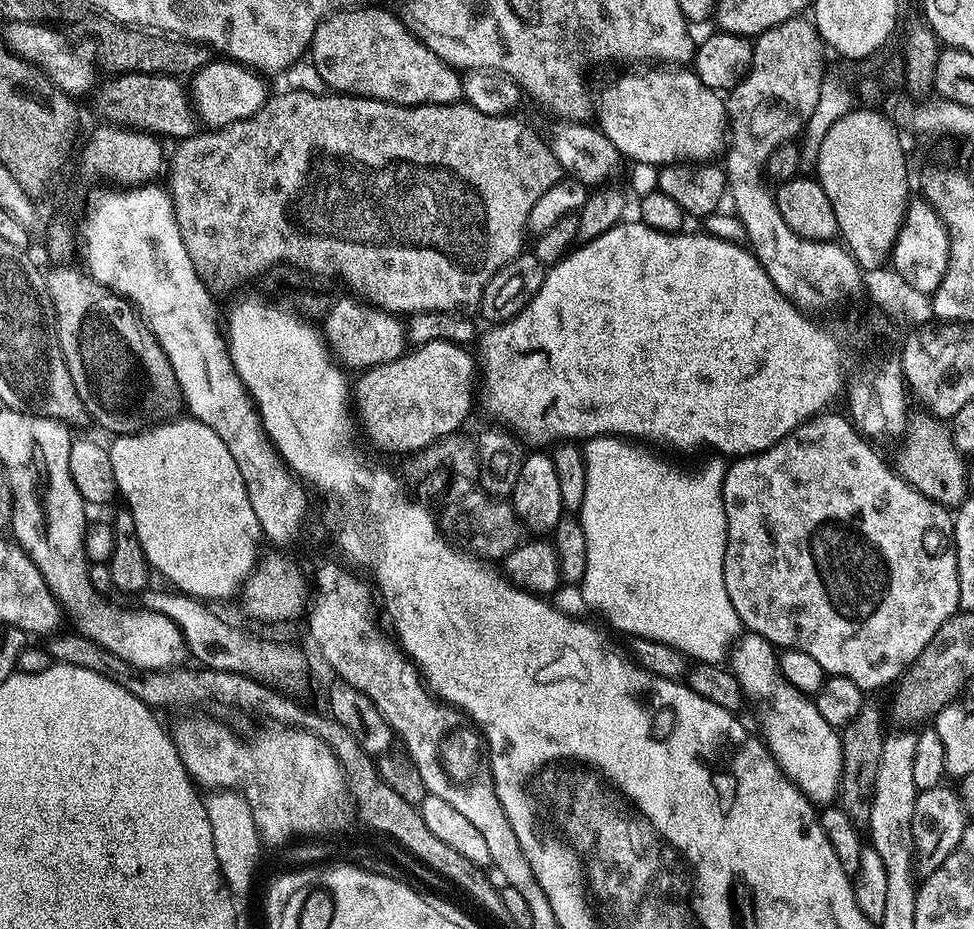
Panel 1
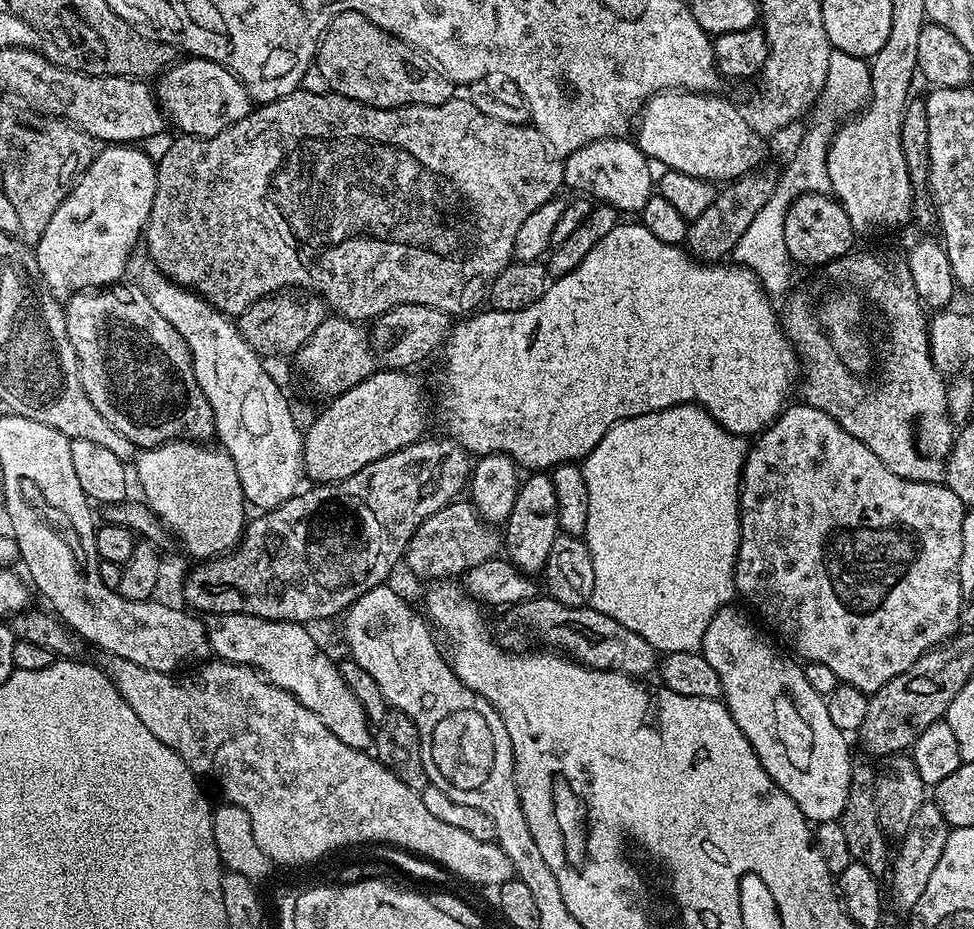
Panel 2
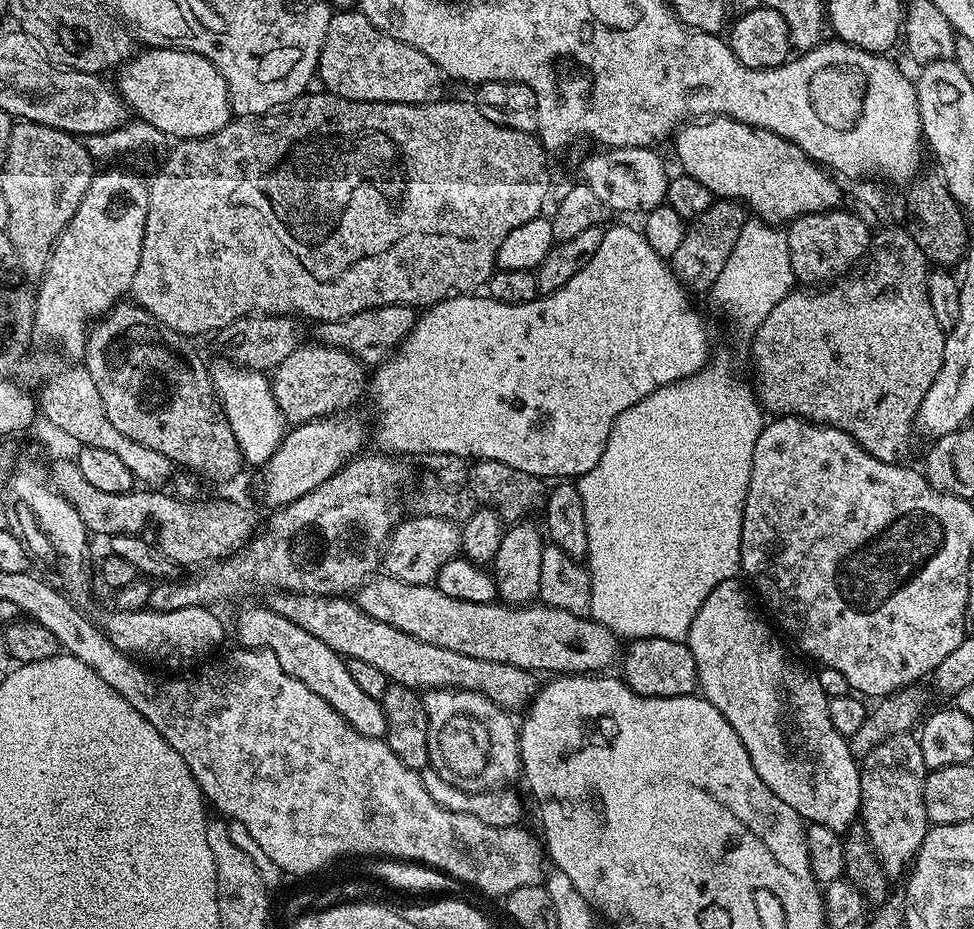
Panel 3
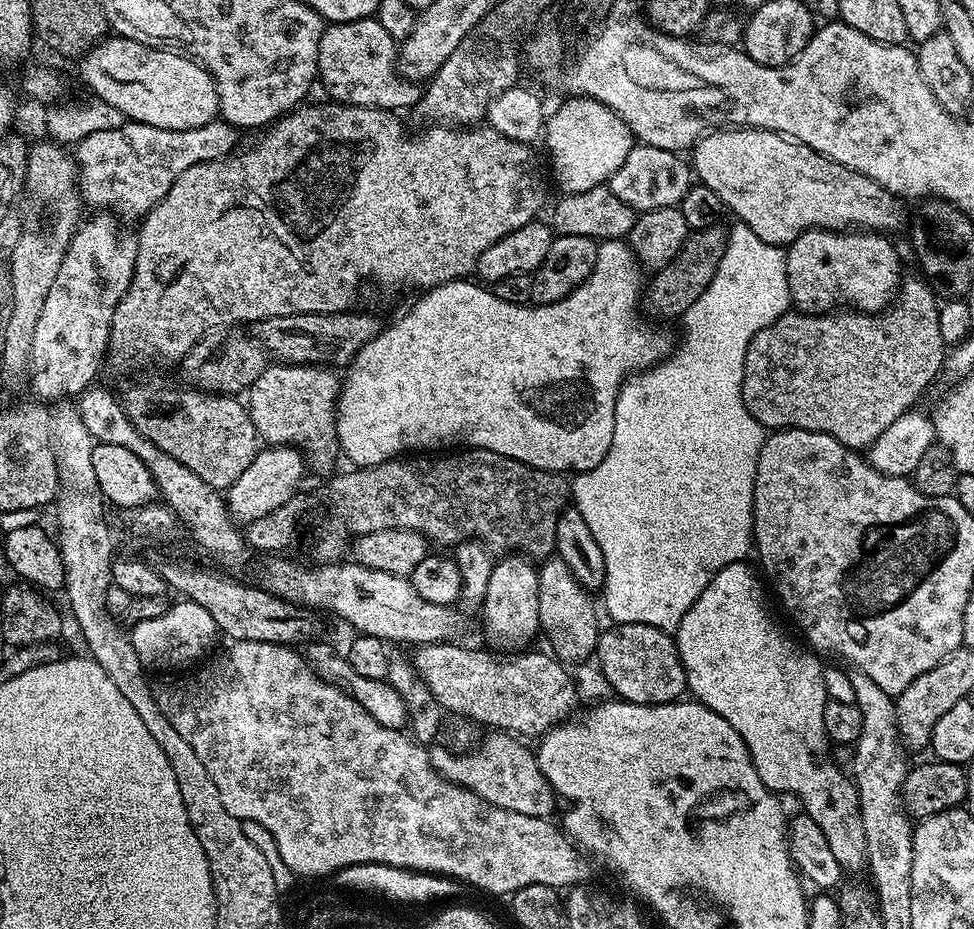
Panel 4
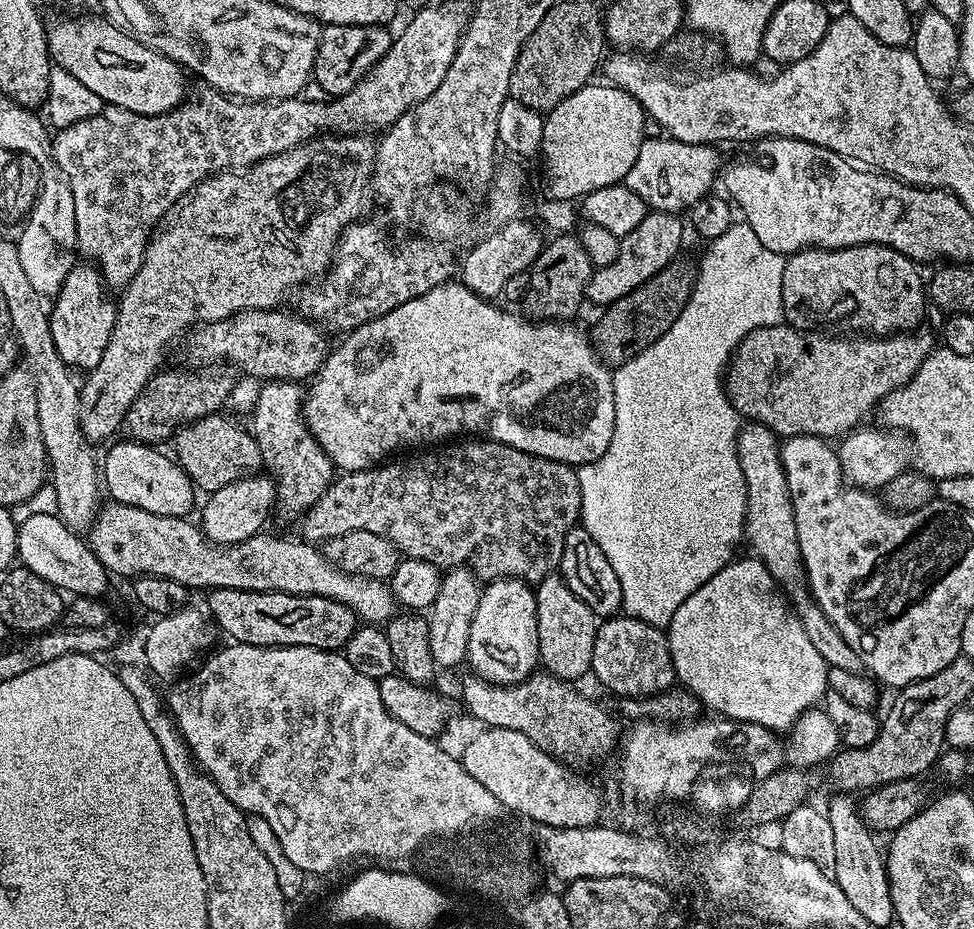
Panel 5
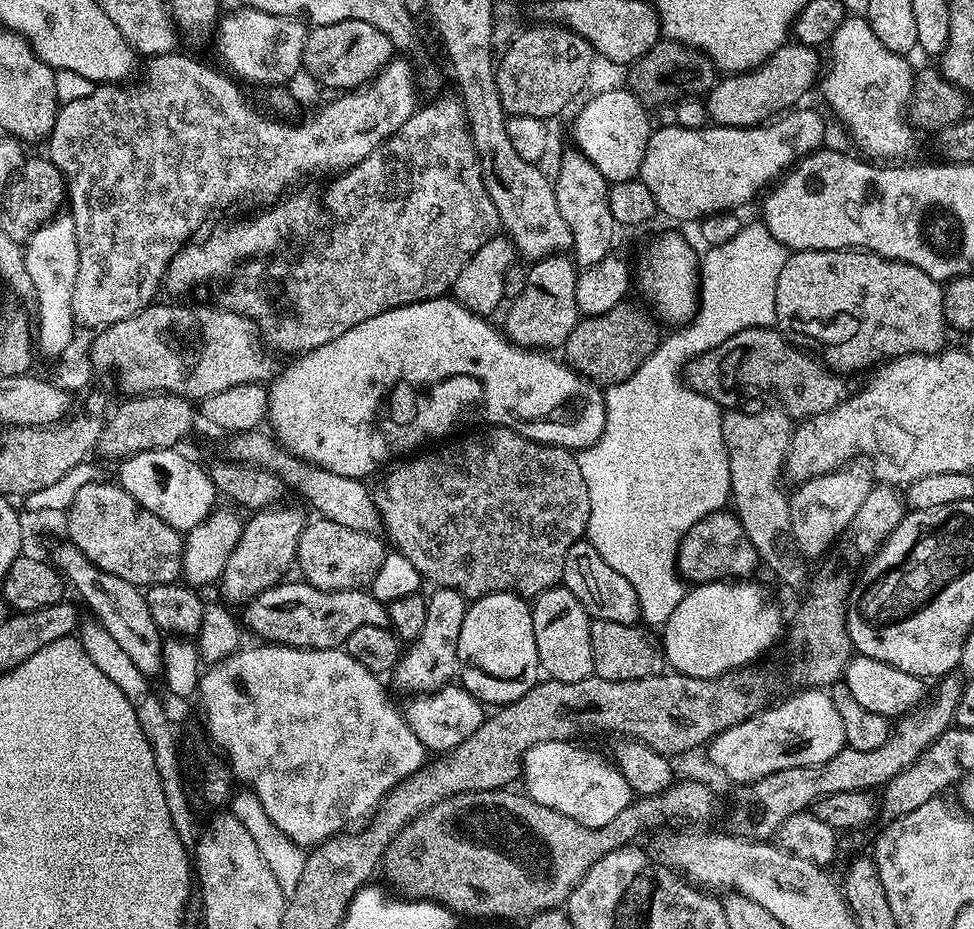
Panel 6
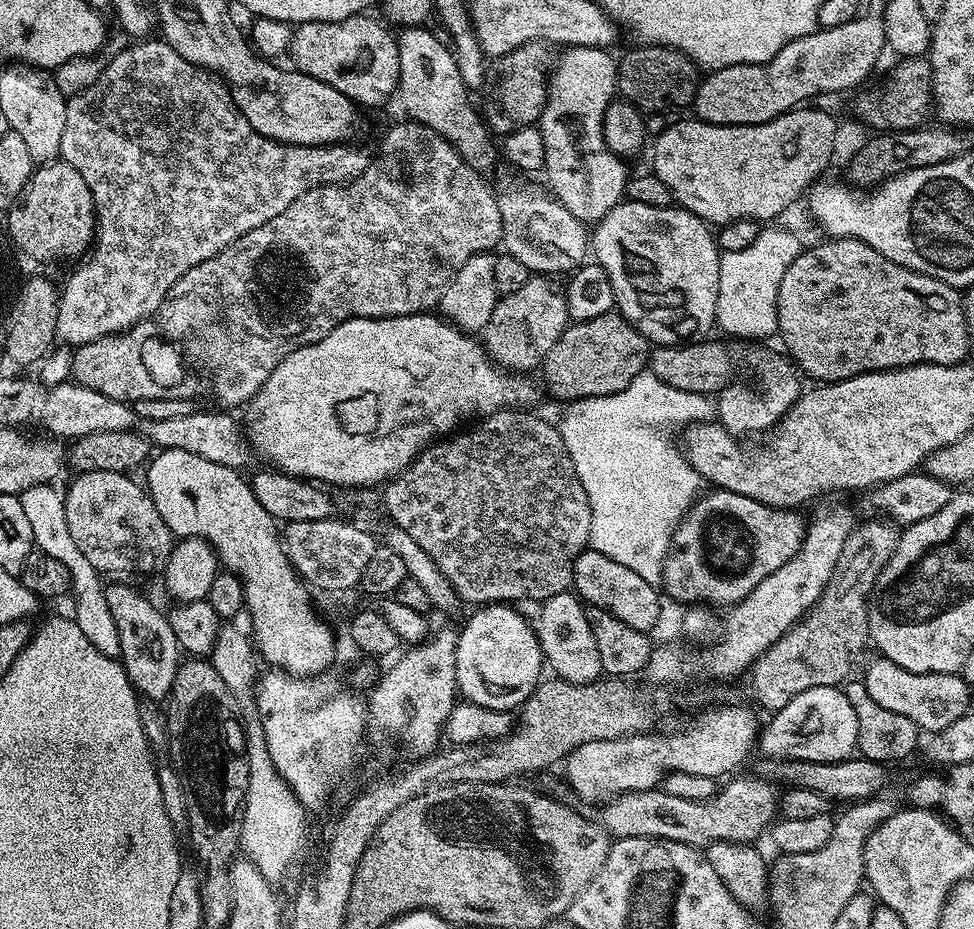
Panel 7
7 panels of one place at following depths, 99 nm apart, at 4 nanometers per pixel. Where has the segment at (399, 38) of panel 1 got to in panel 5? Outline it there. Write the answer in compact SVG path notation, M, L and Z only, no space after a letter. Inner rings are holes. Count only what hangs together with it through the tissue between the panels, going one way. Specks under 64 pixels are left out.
M330 24L321 31L318 54L312 67L314 84L329 97L350 91L360 79L390 50L393 33L379 24Z

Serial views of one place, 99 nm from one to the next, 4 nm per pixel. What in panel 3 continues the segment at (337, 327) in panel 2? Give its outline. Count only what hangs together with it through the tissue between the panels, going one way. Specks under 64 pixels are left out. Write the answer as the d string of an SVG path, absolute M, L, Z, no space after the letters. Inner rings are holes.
M323 342L315 343L301 343L288 358L282 359L270 376L274 402L278 402L278 410L292 426L347 413L351 409L348 407L360 395L365 395L370 380L365 365L358 358L341 348Z

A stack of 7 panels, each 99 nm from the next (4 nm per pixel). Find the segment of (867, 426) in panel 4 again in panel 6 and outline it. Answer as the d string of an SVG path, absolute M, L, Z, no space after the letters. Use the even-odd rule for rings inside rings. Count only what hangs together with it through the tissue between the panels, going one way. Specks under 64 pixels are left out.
M775 327L738 330L726 342L695 356L684 366L683 379L698 394L713 400L721 409L732 410L740 400L743 388L773 392L785 412L797 421L807 420L832 410L848 399L850 387L843 375L833 372L823 360L792 343Z

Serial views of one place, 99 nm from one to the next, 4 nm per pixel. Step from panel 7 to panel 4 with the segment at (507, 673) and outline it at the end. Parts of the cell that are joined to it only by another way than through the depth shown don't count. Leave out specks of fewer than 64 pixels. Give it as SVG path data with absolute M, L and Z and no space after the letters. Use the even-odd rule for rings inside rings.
M504 554L497 559L490 570L490 586L486 586L486 598L482 609L484 628L488 636L504 650L520 650L532 640L533 634L540 632L540 619L538 618L538 568L529 557L523 554Z

